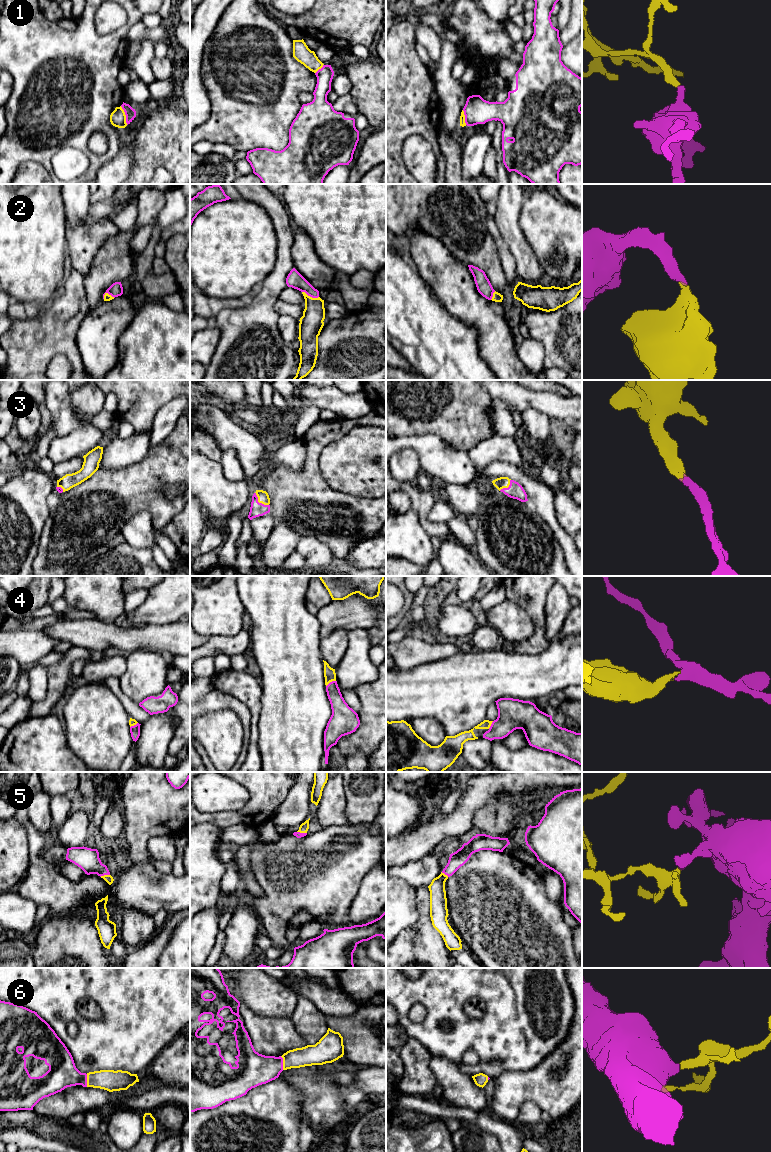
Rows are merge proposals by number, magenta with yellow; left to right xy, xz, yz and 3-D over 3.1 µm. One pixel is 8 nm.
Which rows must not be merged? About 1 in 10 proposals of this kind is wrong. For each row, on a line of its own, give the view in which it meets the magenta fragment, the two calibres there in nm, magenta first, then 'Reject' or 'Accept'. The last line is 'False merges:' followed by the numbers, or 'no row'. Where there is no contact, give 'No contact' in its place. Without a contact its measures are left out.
1: Touches magenta in xy. Thickness 90 nm (magenta) against 130 nm. Reject
2: Touches magenta in xz. Thickness 130 nm (magenta) against 190 nm. Accept
3: Touches magenta in xz. Thickness 120 nm (magenta) against 90 nm. Accept
4: Touches magenta in xz. Thickness 150 nm (magenta) against 100 nm. Accept
5: Touches magenta in xy. Thickness 180 nm (magenta) against 70 nm. Accept
6: Touches magenta in xz. Thickness 280 nm (magenta) against 160 nm. Accept
False merges: 1

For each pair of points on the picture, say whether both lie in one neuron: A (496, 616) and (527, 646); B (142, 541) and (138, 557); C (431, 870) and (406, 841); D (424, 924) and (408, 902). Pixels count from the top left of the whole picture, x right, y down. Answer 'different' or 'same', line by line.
A: different
B: different
C: different
D: different

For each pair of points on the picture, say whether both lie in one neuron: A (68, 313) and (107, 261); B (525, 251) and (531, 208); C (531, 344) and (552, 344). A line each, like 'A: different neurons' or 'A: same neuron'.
A: different neurons
B: different neurons
C: different neurons

